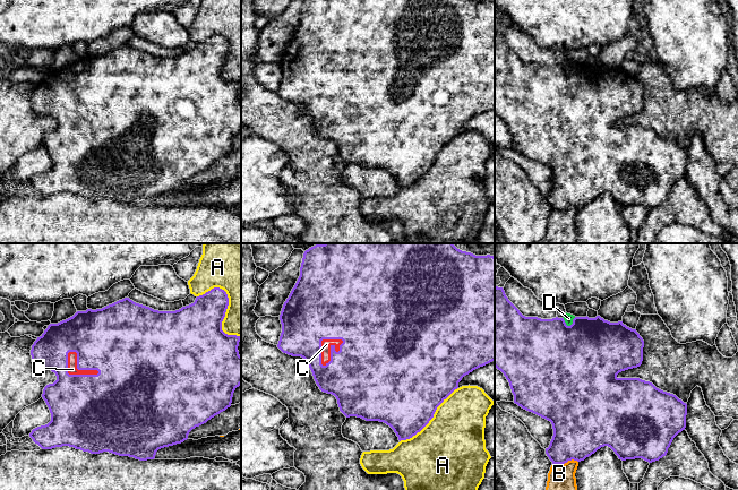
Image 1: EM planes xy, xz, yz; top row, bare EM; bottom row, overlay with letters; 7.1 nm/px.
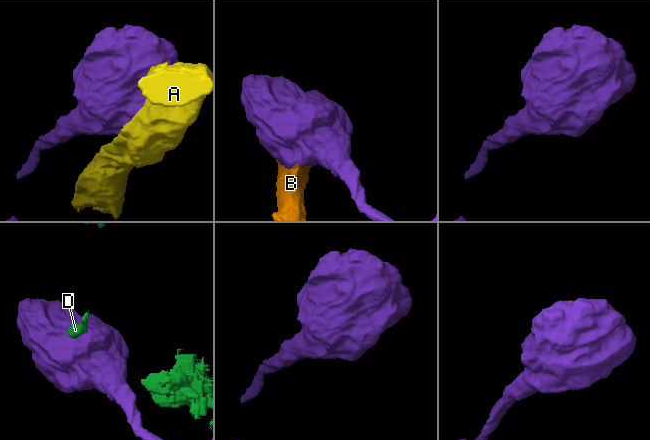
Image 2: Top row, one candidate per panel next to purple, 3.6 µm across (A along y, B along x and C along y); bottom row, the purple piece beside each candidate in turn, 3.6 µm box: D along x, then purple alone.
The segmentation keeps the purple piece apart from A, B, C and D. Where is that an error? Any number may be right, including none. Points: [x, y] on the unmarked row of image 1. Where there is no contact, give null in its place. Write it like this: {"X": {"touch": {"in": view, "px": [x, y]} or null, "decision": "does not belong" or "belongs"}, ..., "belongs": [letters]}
{"A": {"touch": {"in": "xy", "px": [228, 51]}, "decision": "does not belong"}, "B": {"touch": {"in": "yz", "px": [565, 208]}, "decision": "does not belong"}, "C": {"touch": {"in": "xy", "px": [77, 113]}, "decision": "belongs"}, "D": {"touch": {"in": "yz", "px": [571, 71]}, "decision": "does not belong"}, "belongs": ["C"]}

